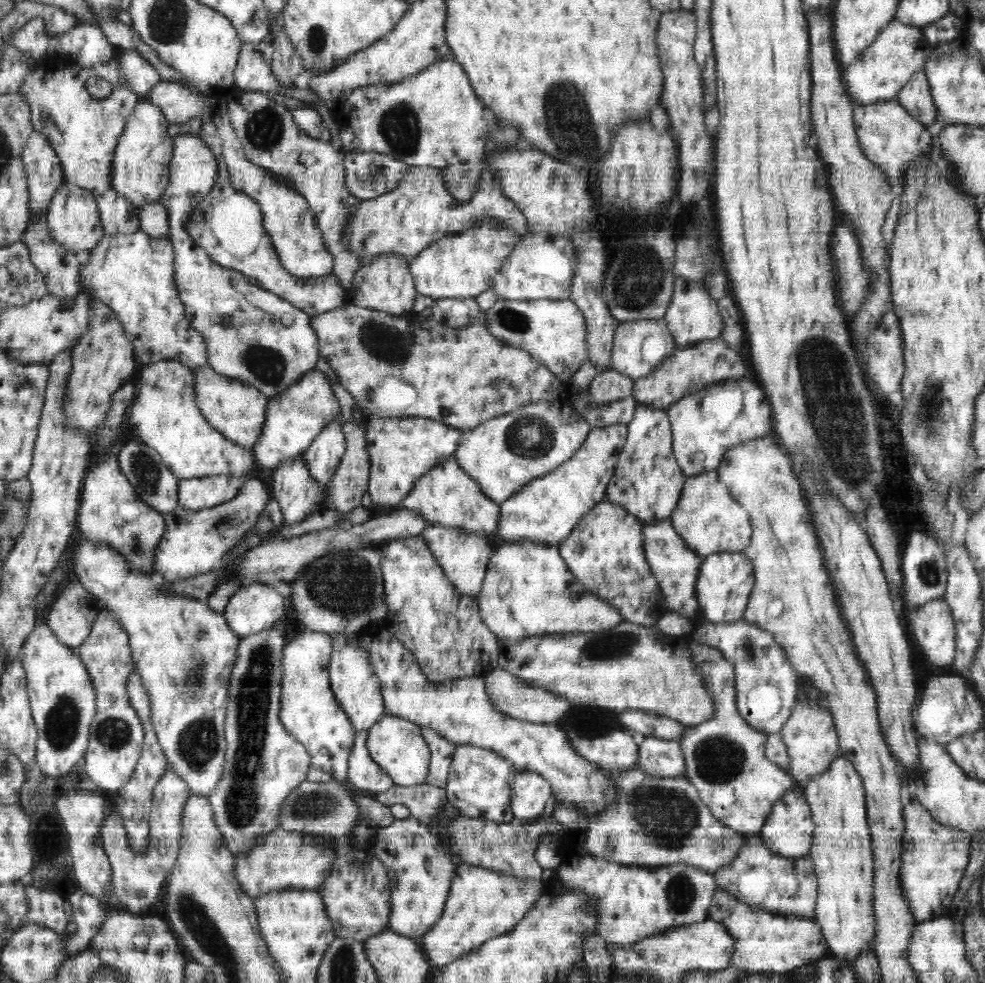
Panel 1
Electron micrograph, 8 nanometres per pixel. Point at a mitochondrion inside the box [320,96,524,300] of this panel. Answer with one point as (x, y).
(398, 125)

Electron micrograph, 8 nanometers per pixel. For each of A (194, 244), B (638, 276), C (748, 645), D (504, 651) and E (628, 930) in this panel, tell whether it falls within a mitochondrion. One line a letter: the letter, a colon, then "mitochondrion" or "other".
A: other
B: mitochondrion
C: mitochondrion
D: other
E: other

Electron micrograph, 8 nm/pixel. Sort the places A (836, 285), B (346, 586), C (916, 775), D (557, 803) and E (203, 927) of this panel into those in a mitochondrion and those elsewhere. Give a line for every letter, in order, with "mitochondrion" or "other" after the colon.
A: other
B: mitochondrion
C: other
D: other
E: mitochondrion

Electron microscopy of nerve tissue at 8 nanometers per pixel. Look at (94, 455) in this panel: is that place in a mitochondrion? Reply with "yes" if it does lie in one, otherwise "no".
no

